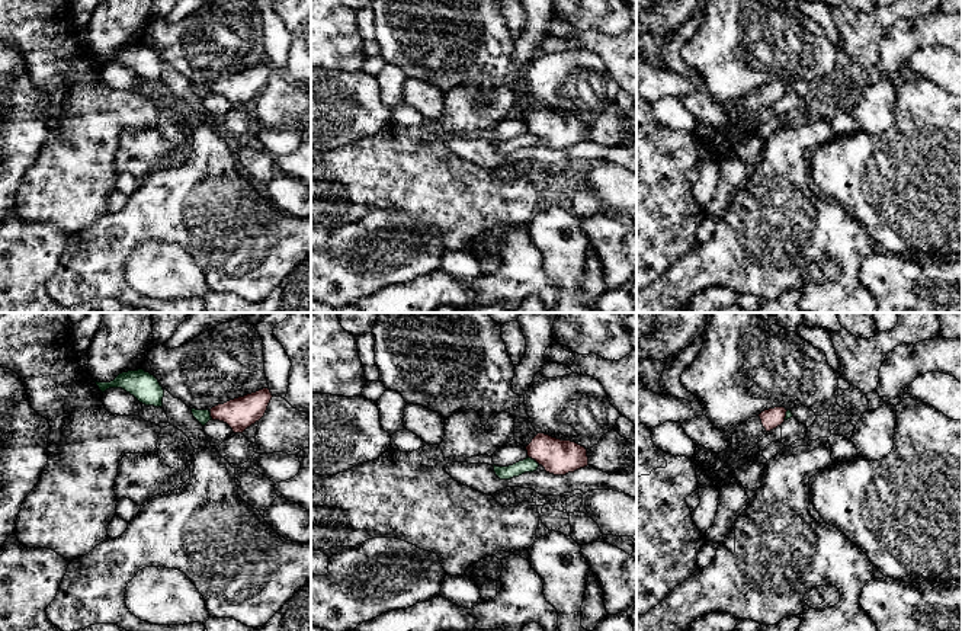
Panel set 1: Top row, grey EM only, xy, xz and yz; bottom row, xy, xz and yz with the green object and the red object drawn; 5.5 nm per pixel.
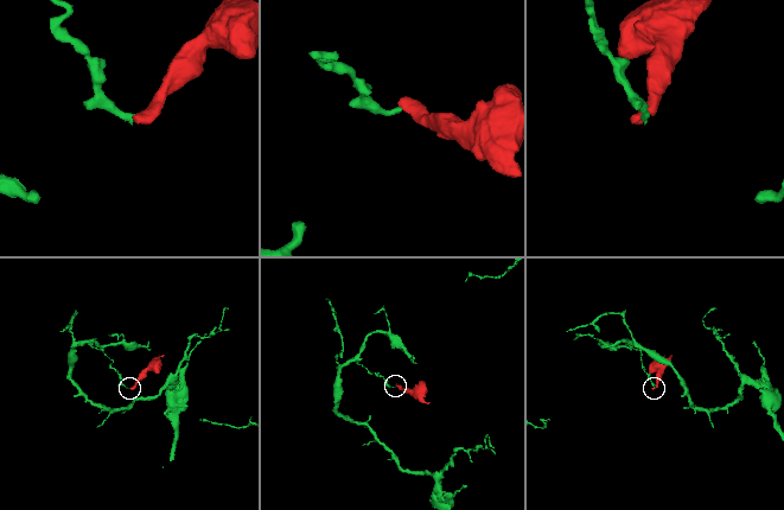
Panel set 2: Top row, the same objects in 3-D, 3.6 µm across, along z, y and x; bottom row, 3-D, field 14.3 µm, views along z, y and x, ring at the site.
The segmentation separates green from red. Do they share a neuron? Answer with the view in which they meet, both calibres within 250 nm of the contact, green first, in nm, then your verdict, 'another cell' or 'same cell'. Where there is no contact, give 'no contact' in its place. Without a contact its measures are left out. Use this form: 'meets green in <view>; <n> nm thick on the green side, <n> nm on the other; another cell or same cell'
meets green in xz; 80 nm thick on the green side, 190 nm on the other; another cell

